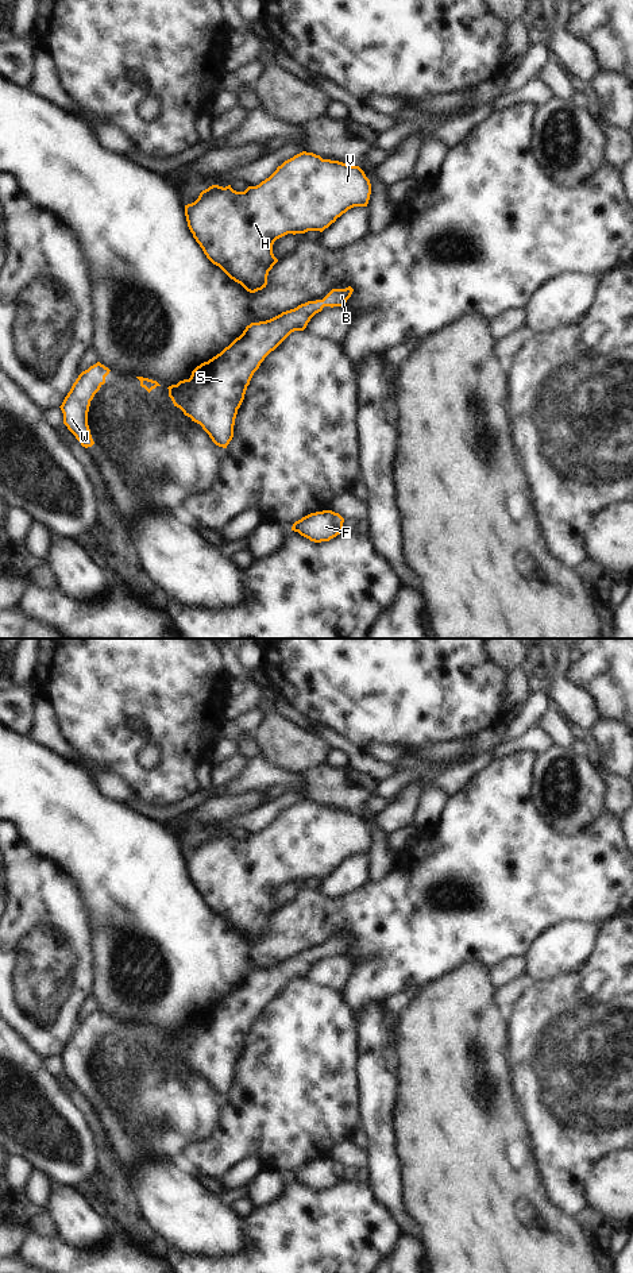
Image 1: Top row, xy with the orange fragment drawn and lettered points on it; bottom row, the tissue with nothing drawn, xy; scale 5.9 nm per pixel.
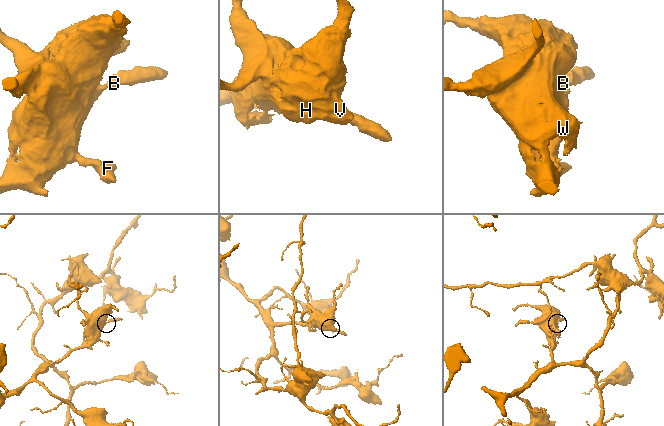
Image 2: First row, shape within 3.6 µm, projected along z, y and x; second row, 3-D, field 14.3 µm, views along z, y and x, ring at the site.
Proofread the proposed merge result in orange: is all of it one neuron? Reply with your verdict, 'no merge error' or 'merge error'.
no merge error

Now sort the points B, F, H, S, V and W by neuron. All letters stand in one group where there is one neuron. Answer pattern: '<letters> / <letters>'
B F H S V W

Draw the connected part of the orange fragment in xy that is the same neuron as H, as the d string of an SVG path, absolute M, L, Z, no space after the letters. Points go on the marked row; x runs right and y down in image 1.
M302 151L285 161L259 185L248 186L244 192L236 192L231 185L225 188L209 186L200 193L194 202L185 205L185 216L193 238L207 258L247 292L255 293L266 288L269 271L278 262L273 254L273 244L277 239L287 234L323 232L348 209L367 207L370 194L370 180L359 166L323 159L320 155Z

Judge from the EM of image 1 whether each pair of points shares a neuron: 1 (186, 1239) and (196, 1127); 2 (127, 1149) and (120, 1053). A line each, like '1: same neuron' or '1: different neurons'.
1: different neurons
2: same neuron

